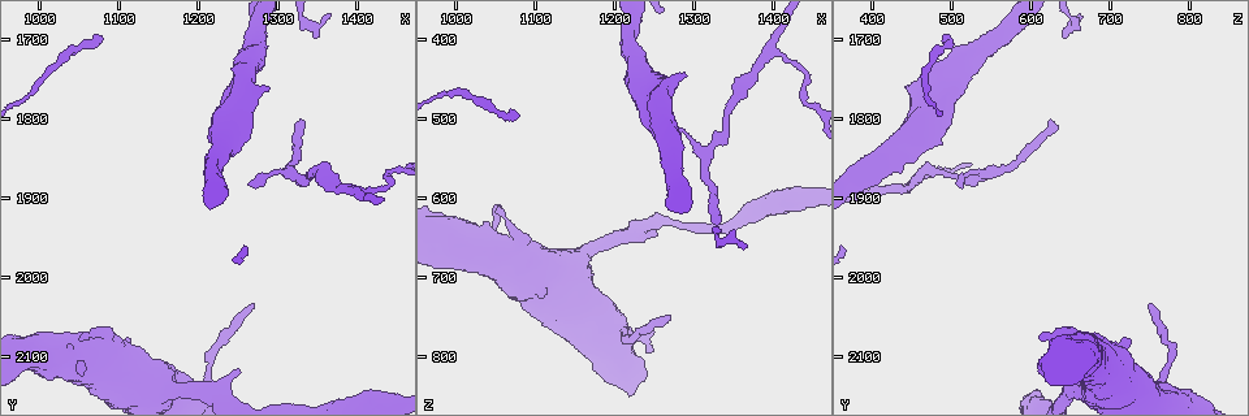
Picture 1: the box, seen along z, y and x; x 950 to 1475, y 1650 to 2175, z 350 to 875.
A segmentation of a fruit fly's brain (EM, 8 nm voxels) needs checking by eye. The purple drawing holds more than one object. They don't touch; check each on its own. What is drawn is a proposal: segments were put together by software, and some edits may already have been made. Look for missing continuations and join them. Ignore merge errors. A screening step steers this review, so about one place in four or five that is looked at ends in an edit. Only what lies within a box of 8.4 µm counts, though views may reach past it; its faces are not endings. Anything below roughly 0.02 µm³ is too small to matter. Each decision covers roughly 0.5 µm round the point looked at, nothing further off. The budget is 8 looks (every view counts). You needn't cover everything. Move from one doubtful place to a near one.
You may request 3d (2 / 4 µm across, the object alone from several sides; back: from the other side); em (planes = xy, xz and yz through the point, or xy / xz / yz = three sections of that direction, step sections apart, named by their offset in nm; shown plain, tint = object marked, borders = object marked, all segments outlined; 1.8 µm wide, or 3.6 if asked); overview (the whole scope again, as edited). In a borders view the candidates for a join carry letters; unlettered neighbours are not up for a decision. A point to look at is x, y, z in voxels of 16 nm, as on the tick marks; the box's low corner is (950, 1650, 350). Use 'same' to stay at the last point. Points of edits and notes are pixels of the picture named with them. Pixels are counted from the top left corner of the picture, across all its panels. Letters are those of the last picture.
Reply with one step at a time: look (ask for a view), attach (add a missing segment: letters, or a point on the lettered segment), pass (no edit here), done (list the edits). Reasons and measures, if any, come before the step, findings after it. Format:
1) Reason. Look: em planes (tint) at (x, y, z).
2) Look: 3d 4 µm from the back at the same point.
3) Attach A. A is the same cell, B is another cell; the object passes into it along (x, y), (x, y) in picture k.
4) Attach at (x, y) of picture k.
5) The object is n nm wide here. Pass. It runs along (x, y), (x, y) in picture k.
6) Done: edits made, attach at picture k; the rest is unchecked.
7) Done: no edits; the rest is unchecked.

Branch stops here. Look: em planes (borders) at (1290, 1760, 445).

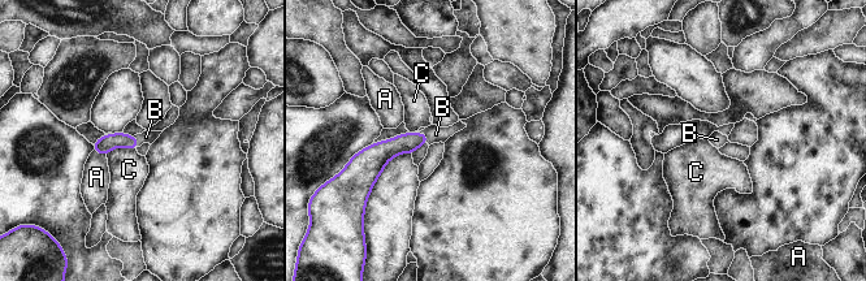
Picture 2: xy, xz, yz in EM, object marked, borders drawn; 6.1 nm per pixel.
Attach B. B is the same cell, A and C are other cells; the object passes into it along (408, 142), (424, 133), (436, 134) in picture 2; the neuron continues.

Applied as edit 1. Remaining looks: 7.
Redraw. Look: overview.

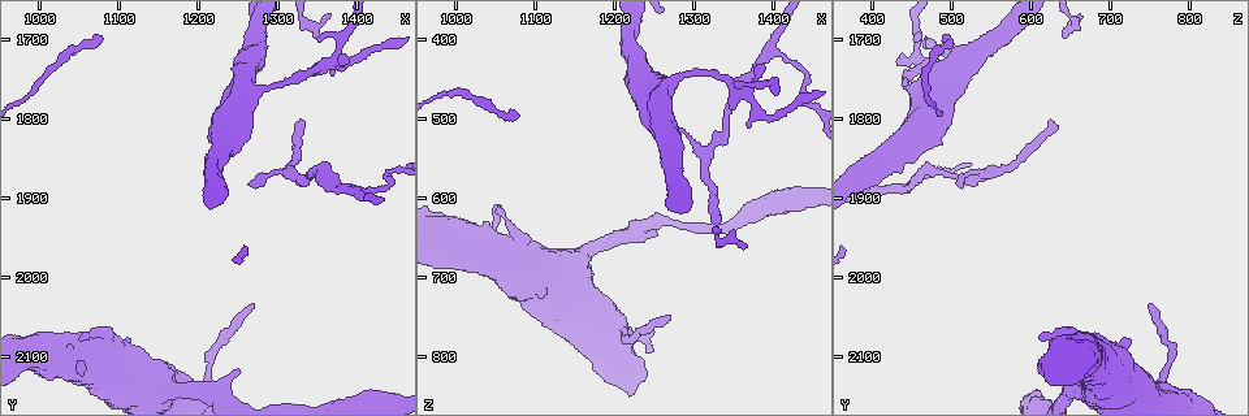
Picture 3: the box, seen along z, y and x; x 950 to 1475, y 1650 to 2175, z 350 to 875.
Tapers out. Look: em planes (borders) at (1330, 1800, 625).

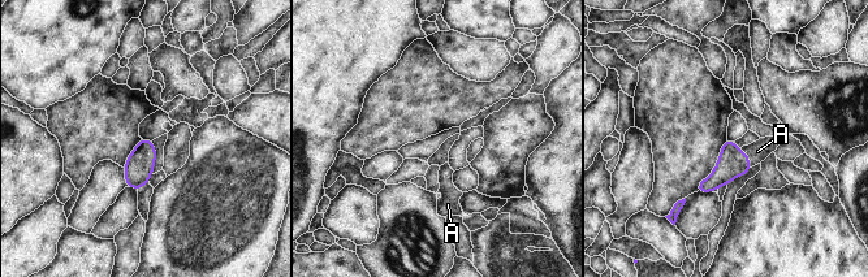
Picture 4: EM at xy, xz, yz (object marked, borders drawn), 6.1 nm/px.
Attach A. A is the same cell; it goes on there.

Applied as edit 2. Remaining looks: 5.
Branch stops here. Look: 3d 2 µm at (1270, 2035, 750).

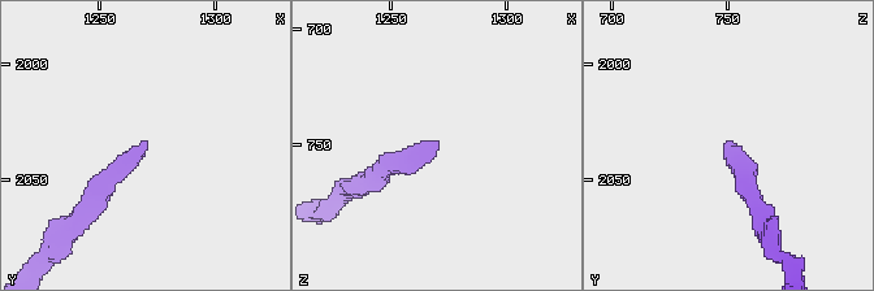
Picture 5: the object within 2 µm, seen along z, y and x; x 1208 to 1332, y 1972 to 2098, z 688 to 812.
Shape alone is not enough. Look: em planes (borders) at (1270, 2033, 750).

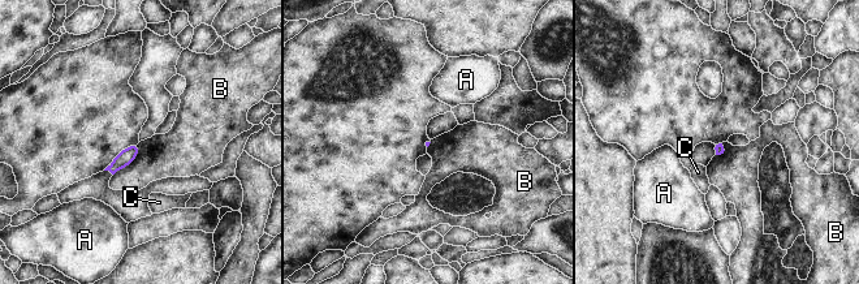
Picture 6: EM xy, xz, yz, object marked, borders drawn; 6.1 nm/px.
Pass. A, B and C are other cells; a border runs along (138, 143), (138, 154), (113, 175) in picture 6; no lettered segment goes on from it.

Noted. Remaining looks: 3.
An open end. Look: em xz step 16 (borders) at (1255, 2120, 645).

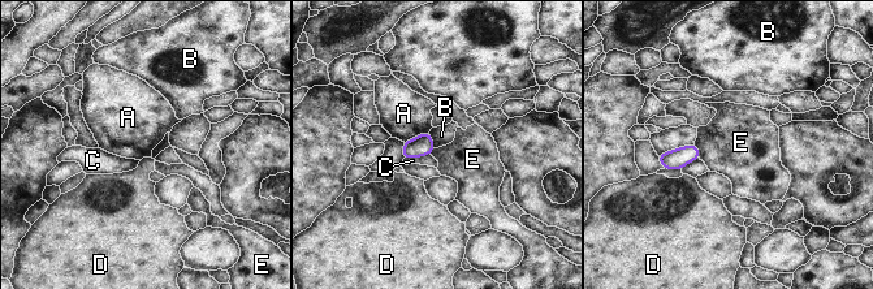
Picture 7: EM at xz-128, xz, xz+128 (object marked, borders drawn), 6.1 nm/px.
Look: em planes (borders) at the same point.

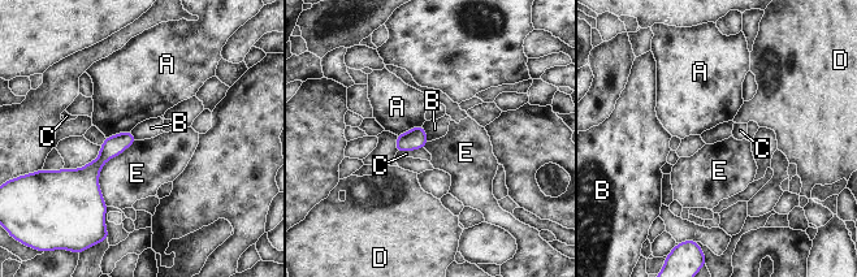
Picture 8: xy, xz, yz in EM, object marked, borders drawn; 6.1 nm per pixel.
Pass. A, B, C, D and E are other cells; a border runs along (137, 141), (100, 171), (107, 206) in picture 8; no lettered segment goes on from it.

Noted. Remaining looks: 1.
Done: edits made, attach at picture 2, attach at picture 4; the rest is unchecked.

